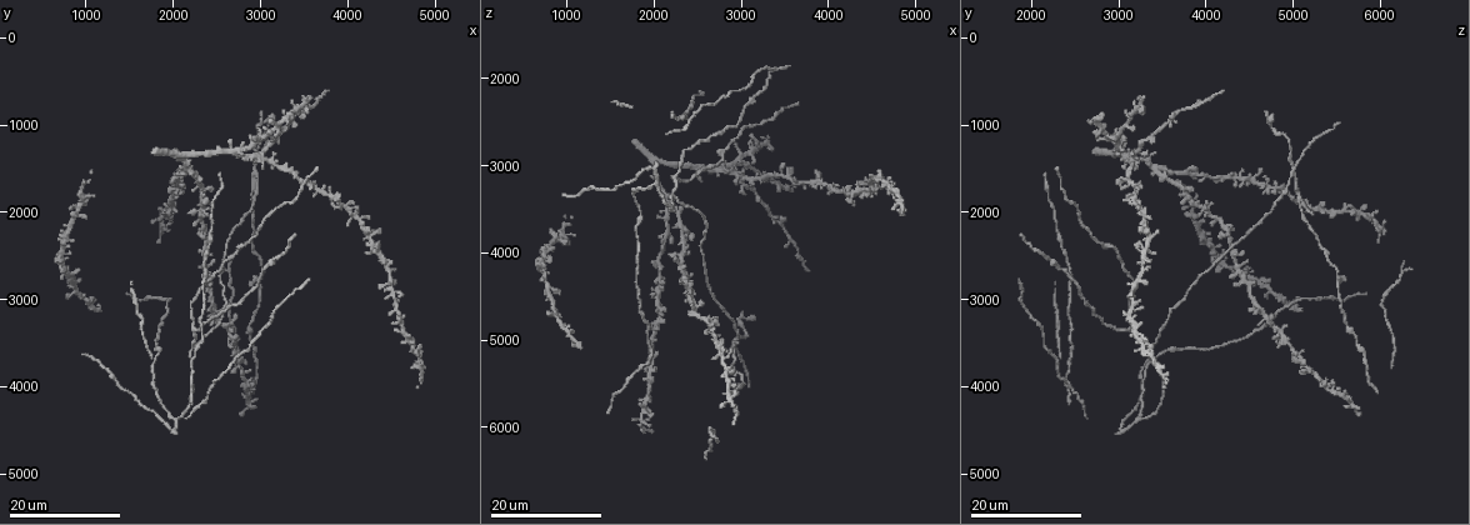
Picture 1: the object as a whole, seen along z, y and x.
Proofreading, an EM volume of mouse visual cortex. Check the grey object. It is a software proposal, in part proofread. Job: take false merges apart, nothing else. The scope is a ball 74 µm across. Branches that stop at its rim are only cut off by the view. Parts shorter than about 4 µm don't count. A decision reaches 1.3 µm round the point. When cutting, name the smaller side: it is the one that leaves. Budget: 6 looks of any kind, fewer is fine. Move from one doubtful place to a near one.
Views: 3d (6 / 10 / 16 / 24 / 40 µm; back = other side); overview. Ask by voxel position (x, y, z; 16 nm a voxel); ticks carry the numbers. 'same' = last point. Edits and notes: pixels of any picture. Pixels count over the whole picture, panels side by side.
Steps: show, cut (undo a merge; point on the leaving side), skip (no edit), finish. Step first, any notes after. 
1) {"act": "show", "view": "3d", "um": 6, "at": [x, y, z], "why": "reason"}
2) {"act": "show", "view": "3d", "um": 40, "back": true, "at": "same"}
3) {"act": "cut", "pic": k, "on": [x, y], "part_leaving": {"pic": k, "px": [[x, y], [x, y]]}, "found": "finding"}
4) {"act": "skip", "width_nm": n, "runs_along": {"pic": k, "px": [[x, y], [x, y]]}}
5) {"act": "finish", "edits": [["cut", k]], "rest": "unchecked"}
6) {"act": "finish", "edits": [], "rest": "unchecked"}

{"act": "show", "view": "3d", "um": 24, "at": [3000, 1350, 3100]}

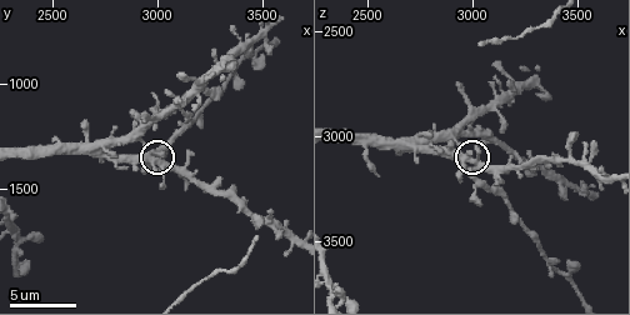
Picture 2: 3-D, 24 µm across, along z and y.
{"act": "show", "view": "3d", "um": 6, "at": [3020, 1360, 3140]}

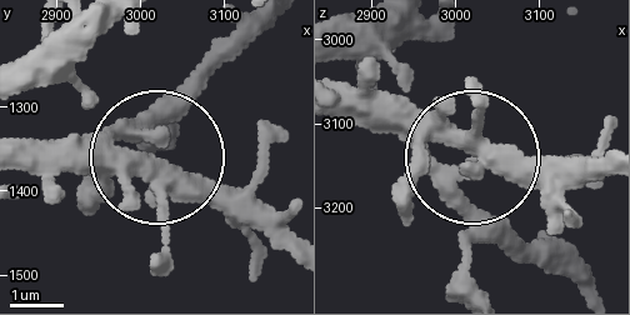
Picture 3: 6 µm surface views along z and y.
{"act": "skip", "side_arm_um": 25, "found": "continuous, no second neuron"}

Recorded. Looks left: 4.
{"act": "show", "view": "3d", "um": 16, "at": [2350, 3250, 2800], "why": "narrows sharply"}

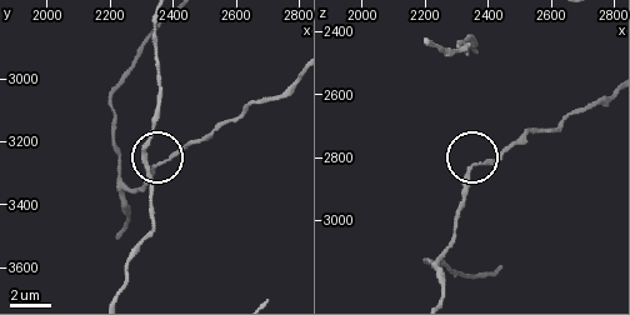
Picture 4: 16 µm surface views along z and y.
{"act": "show", "view": "3d", "um": 6, "at": [2350, 3280, 2820]}

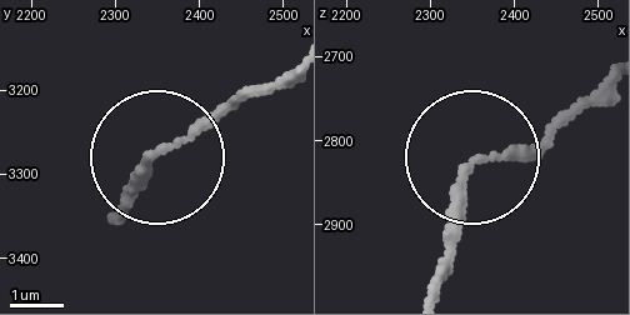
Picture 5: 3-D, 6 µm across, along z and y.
{"act": "show", "view": "3d", "um": 6, "back": true, "at": [2360, 3270, 2825], "why": "from behind"}

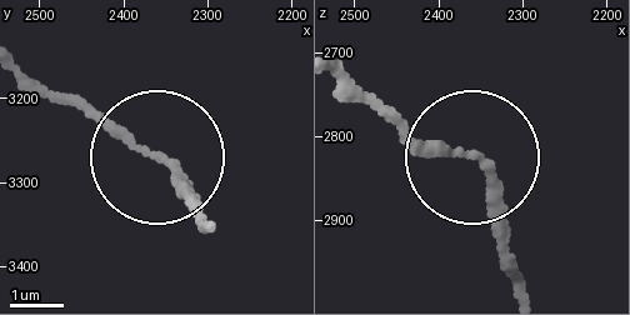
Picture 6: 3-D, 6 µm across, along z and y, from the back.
{"act": "skip", "runs_along": {"pic": 6, "px": [[524, 285], [484, 165], [368, 101]]}, "found": "one neuron here"}

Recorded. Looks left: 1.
{"act": "finish", "edits": [], "rest": "unchecked"}

